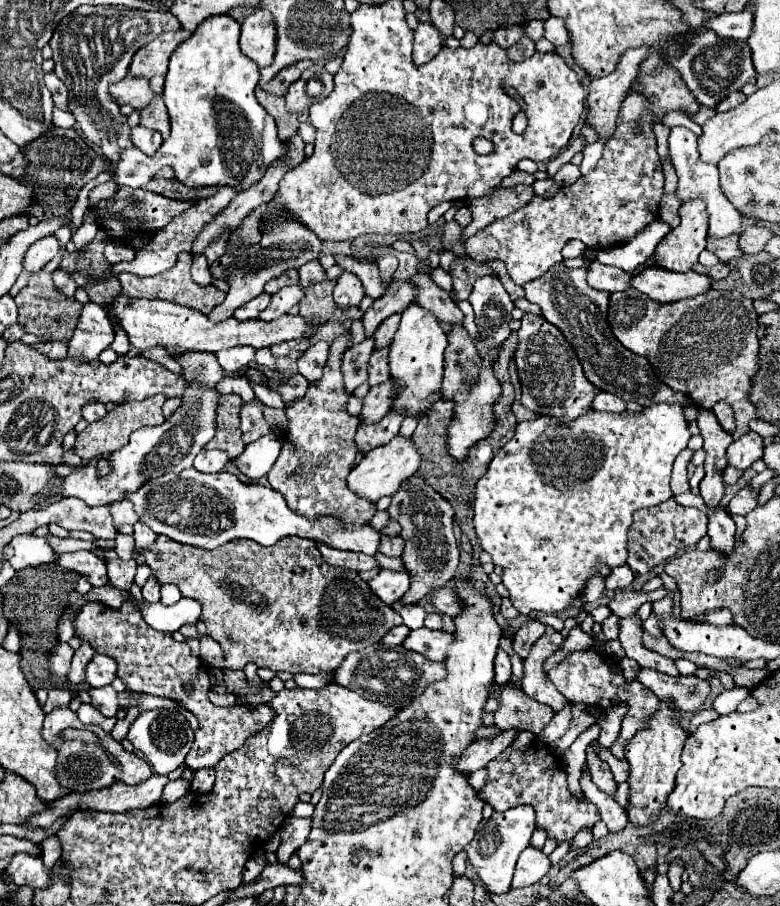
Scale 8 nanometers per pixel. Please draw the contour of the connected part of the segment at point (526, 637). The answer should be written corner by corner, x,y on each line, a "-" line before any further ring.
530,620
530,622
526,622
526,624
516,632
516,636
514,636
514,650
518,652
520,658
526,658
526,656
528,656
532,644
544,634
544,630
546,630
546,624
544,624
544,622
540,622
540,620

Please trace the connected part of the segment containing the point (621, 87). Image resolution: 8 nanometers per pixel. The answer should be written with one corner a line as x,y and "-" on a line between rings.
644,46
630,48
620,56
616,70
612,74
590,82
586,122
596,128
598,136
614,134
614,124
616,124
620,104
628,96
638,76
638,64
646,58
646,54
648,48

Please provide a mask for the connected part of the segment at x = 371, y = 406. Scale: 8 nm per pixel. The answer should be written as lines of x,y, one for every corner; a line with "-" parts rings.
386,380
382,384
376,384
370,388
370,392
364,398
364,408
360,412
360,422
378,422
388,412
390,404
394,402
394,396
400,392
400,388
394,384
394,380

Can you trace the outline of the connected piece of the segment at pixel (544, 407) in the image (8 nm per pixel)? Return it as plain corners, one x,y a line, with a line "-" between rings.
524,314
518,330
518,348
514,352
522,382
522,404
536,414
548,414
558,420
574,420
592,408
598,388
590,384
582,372
578,358
564,334
542,314

